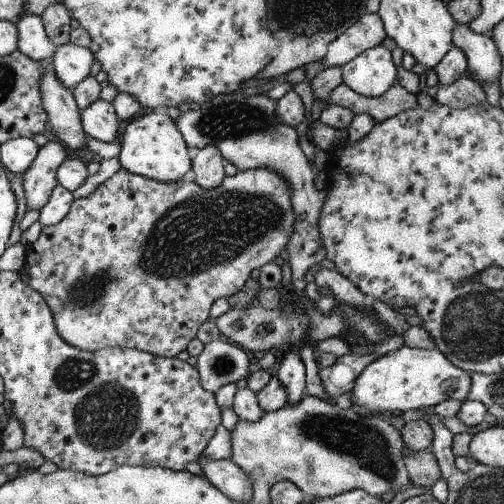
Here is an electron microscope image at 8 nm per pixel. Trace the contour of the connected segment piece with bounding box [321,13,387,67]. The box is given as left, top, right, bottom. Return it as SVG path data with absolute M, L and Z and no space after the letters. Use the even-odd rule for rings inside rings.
M378 13L365 14L346 33L329 47L327 56L321 62L327 67L344 66L361 52L376 45L382 45L387 37L384 23Z

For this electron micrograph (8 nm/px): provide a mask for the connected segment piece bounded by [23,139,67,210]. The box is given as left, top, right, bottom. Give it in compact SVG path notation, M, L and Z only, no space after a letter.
M48 140L46 144L39 147L38 156L32 161L32 164L26 172L23 172L23 189L25 190L25 199L27 208L40 209L48 202L52 194L52 189L57 185L56 175L60 165L66 161L66 146L60 140Z

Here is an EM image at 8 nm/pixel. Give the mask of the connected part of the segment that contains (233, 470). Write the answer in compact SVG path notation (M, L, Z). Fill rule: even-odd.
M200 456L197 463L204 476L216 485L225 495L236 502L250 502L253 486L248 475L230 459L216 459Z

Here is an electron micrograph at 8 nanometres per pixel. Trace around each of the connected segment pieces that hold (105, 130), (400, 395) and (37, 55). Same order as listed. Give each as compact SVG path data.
M98 99L89 107L79 109L82 128L86 136L100 142L114 142L120 122L112 103Z
M403 346L373 360L364 368L351 391L354 393L353 407L361 412L384 416L393 410L432 409L450 398L463 403L472 386L469 374L454 366L436 347L421 349Z
M26 11L16 22L17 49L38 62L50 61L54 48L46 34L40 15Z

